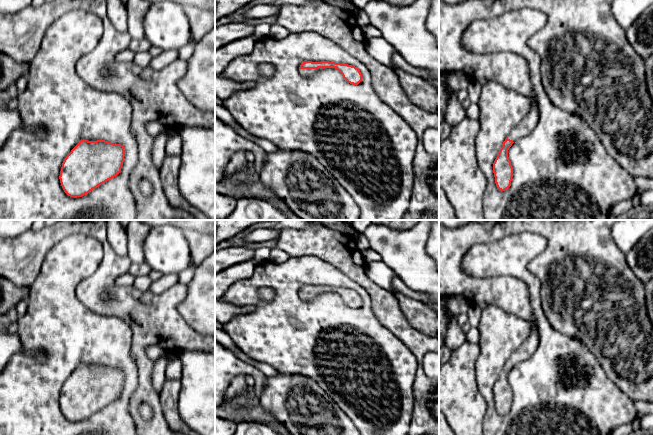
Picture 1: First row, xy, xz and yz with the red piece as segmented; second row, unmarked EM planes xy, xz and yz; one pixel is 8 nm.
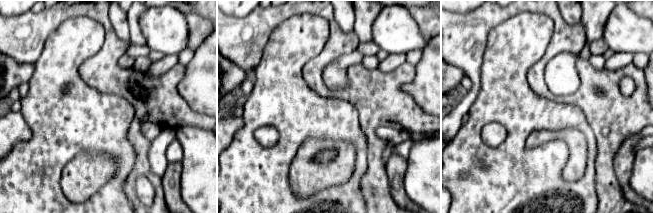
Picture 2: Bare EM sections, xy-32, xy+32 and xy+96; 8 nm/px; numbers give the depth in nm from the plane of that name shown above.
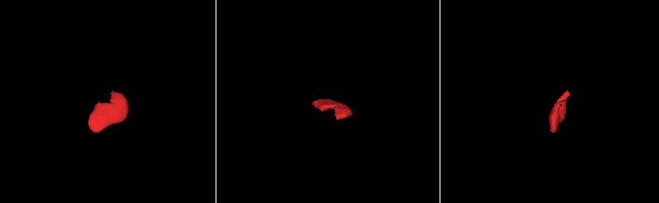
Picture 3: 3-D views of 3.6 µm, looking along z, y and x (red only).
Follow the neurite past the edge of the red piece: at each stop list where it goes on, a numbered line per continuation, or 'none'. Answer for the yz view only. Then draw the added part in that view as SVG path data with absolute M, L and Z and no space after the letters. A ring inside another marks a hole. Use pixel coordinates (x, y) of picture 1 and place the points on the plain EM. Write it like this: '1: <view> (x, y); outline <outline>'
1: yz (589, 292); outline M485 220L484 222L470 221L468 224L460 228L447 228L439 224L439 296L449 298L454 295L462 296L469 304L486 303L487 305L495 305L509 314L520 317L533 324L530 336L521 344L521 346L507 359L507 362L515 366L517 363L529 358L537 349L539 344L539 333L535 325L535 319L532 311L529 288L527 284L516 277L509 275L498 275L491 278L478 278L471 276L461 269L464 255L475 245L498 241L506 236L529 232L543 236L547 241L546 249L539 255L534 257L527 265L530 273L534 274L541 282L541 298L544 314L552 327L560 333L579 339L588 349L596 356L598 362L604 369L606 375L613 381L616 386L621 389L633 401L644 401L653 403L653 326L647 314L645 288L644 283L640 281L627 263L626 255L618 248L611 235L612 226L620 220Z

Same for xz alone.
1: xz (303, 296); outline M299 292L299 297L303 301L311 301L313 298L317 297L320 294L322 294L322 292L318 292L318 293L301 293L301 292Z

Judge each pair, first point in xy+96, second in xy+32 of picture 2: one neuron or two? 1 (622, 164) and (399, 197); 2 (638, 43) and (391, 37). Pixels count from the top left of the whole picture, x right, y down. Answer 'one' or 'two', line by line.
1: one
2: one

